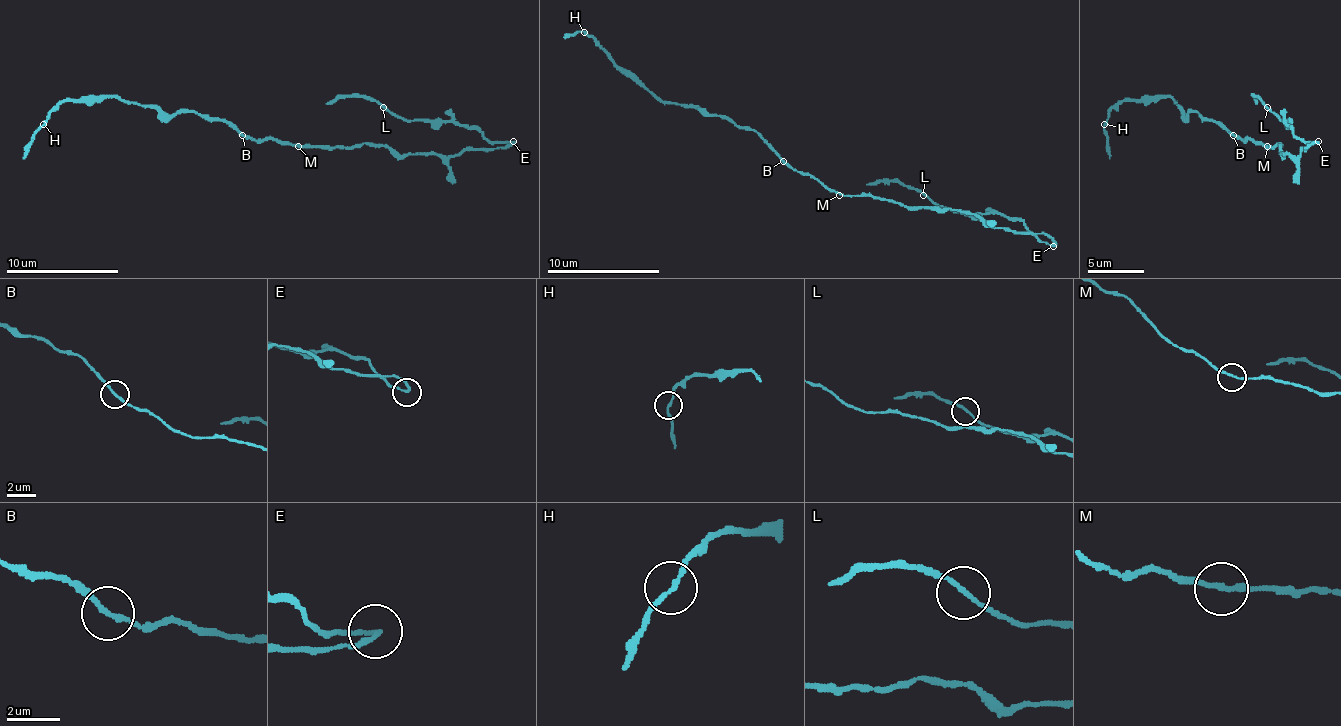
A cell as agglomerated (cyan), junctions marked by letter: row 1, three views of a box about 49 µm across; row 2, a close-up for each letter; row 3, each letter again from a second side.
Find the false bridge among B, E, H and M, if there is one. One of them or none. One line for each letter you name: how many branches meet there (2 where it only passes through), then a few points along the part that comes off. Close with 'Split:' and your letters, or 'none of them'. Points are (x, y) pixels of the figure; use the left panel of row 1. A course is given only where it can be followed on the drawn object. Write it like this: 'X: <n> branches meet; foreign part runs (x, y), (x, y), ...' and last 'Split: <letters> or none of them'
E: 2 branches meet; foreign part runs (512, 141), (489, 141), (475, 129), (450, 121), (397, 118), (360, 96), (335, 96), (327, 104)
Split: E

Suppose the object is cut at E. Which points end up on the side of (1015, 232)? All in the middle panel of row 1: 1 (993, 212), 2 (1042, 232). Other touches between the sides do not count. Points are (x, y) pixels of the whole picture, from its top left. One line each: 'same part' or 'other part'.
1: other part
2: same part

